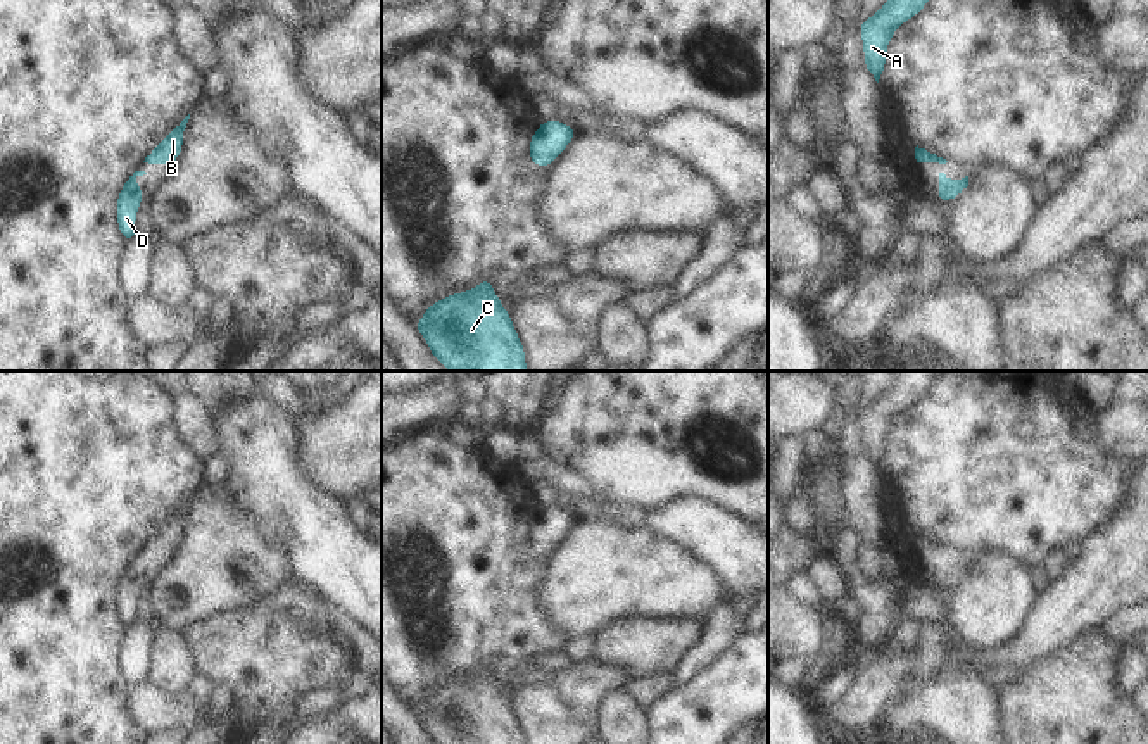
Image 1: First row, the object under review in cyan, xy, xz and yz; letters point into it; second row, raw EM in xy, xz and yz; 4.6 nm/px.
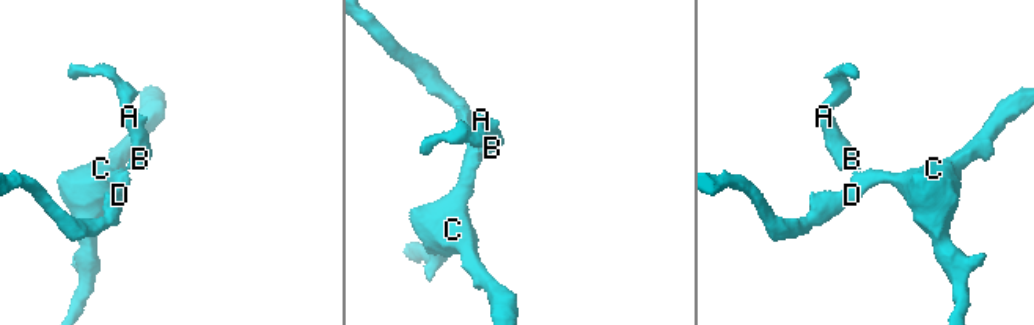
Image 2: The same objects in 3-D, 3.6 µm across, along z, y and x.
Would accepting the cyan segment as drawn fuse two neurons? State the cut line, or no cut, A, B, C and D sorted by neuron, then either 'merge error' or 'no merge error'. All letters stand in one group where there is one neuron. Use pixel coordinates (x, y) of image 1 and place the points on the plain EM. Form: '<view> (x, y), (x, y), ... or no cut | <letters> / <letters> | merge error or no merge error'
no cut | A B C D | no merge error

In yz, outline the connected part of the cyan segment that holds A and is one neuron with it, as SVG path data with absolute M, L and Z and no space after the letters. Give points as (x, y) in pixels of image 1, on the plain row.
M896 371L893 383L860 409L865 456L877 470L886 456L886 438L896 414L915 404L932 381L930 371Z

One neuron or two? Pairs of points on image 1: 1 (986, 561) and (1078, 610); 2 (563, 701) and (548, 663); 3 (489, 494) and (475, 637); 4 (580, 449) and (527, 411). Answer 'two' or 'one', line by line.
1: two
2: two
3: one
4: two

